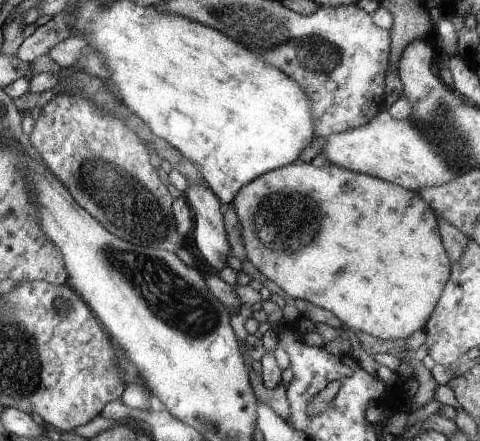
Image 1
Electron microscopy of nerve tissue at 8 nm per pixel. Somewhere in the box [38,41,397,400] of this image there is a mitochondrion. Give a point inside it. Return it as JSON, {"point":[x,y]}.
{"point":[181,304]}

